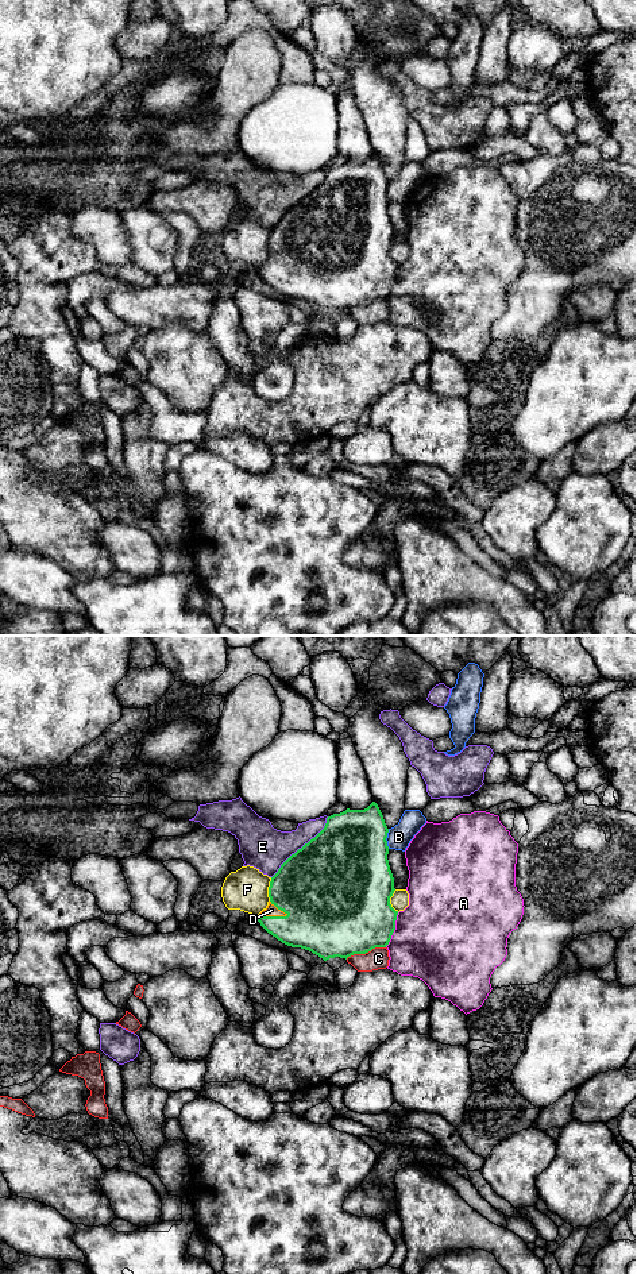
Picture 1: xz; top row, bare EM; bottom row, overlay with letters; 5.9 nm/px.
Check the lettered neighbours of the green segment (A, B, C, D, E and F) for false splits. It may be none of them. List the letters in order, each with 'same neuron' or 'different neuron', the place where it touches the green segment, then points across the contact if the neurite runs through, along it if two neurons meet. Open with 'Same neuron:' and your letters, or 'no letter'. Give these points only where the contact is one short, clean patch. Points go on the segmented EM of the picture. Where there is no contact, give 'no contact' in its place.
Same neuron: D
A: different neuron; meets green in xz at (394, 929)
B: different neuron; meets green in xz at (386, 837)
C: different neuron; meets green in xz at (365, 953)
D: same neuron; meets green in xz at (273, 917)
E: different neuron; meets green in xz at (302, 846)
F: different neuron; meets green in xz at (269, 890)

